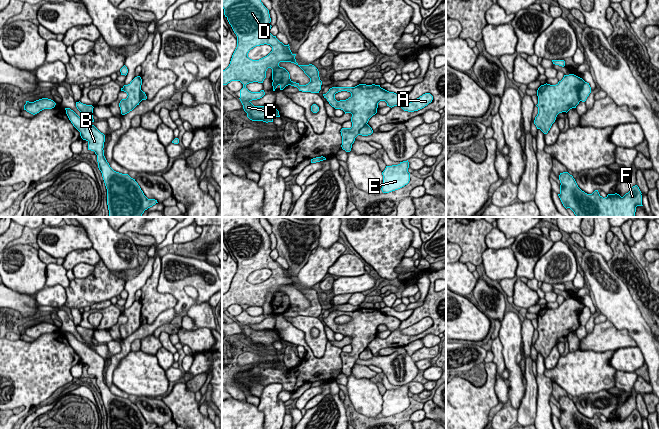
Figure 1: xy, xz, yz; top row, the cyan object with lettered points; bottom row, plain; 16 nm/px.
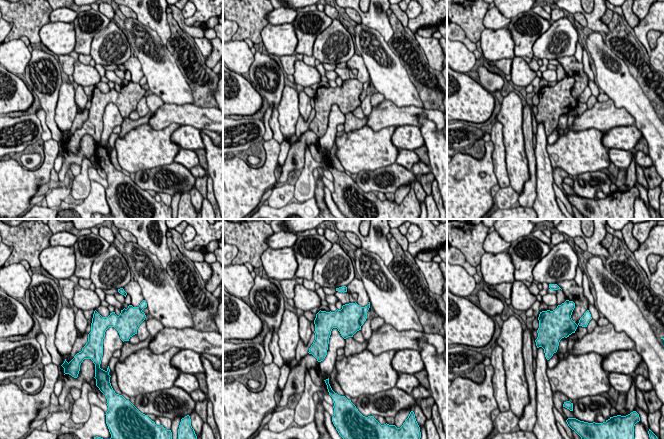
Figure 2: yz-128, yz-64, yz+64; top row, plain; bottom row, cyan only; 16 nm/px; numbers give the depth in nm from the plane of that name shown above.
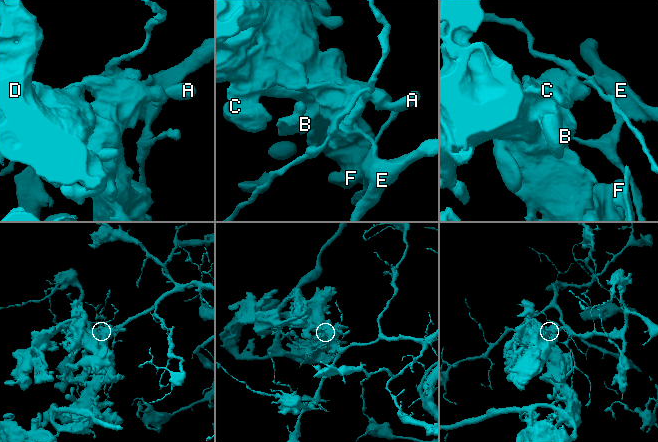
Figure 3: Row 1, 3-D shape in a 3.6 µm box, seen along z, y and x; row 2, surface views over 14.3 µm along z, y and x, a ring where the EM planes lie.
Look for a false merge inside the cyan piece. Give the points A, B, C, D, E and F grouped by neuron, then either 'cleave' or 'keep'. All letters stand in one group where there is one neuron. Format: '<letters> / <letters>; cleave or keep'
A B C D F / E; cleave

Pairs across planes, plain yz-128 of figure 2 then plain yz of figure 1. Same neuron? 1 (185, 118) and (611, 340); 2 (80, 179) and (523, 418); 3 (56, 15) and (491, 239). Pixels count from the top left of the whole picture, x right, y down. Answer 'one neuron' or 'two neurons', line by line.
1: one neuron
2: one neuron
3: one neuron

